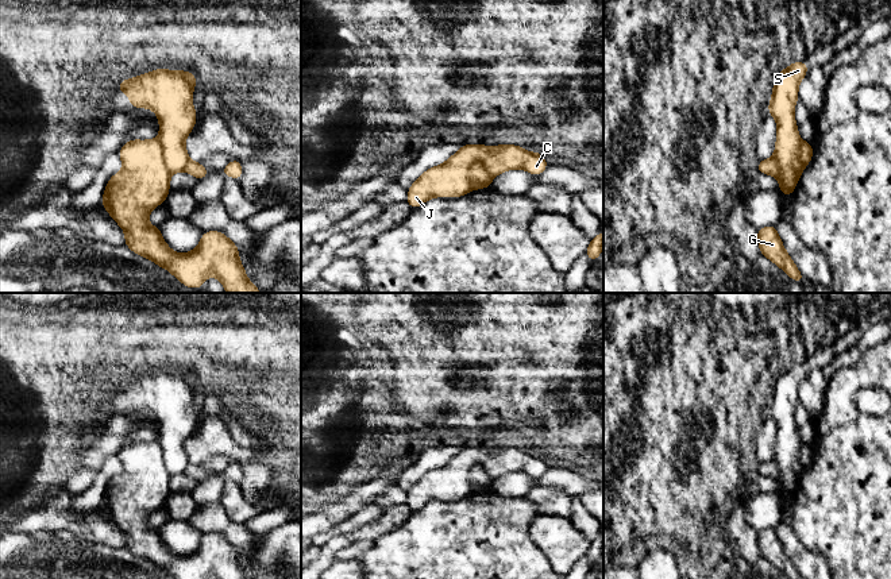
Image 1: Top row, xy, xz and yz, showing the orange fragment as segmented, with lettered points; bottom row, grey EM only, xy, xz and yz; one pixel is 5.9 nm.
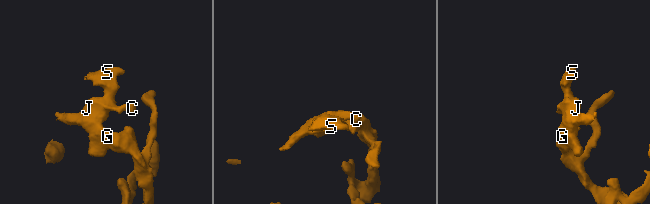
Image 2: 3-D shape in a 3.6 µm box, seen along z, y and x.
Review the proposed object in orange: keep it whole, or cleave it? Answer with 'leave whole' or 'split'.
split

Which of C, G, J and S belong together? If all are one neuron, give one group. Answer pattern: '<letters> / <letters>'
C G J / S

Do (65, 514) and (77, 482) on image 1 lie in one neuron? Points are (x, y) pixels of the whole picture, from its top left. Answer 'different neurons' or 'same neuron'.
different neurons

